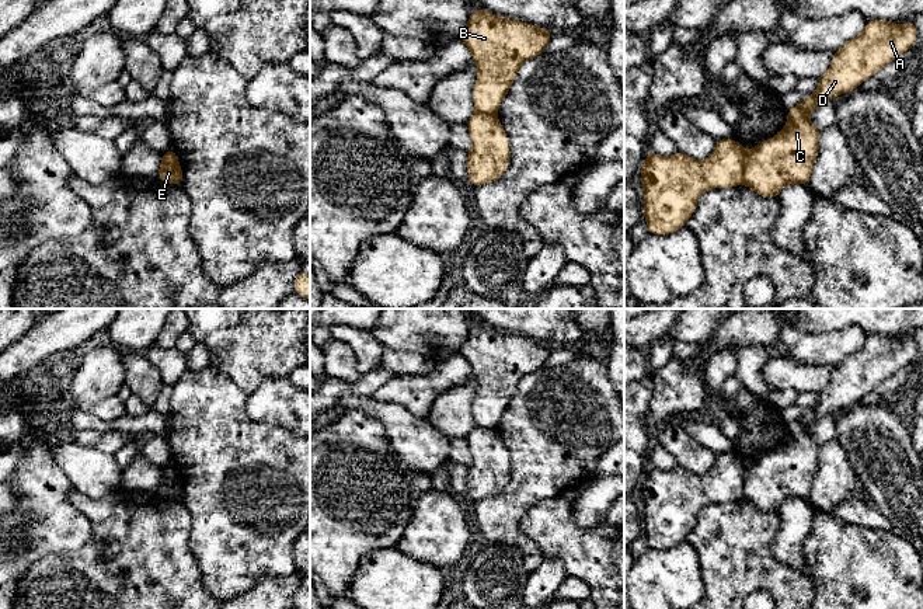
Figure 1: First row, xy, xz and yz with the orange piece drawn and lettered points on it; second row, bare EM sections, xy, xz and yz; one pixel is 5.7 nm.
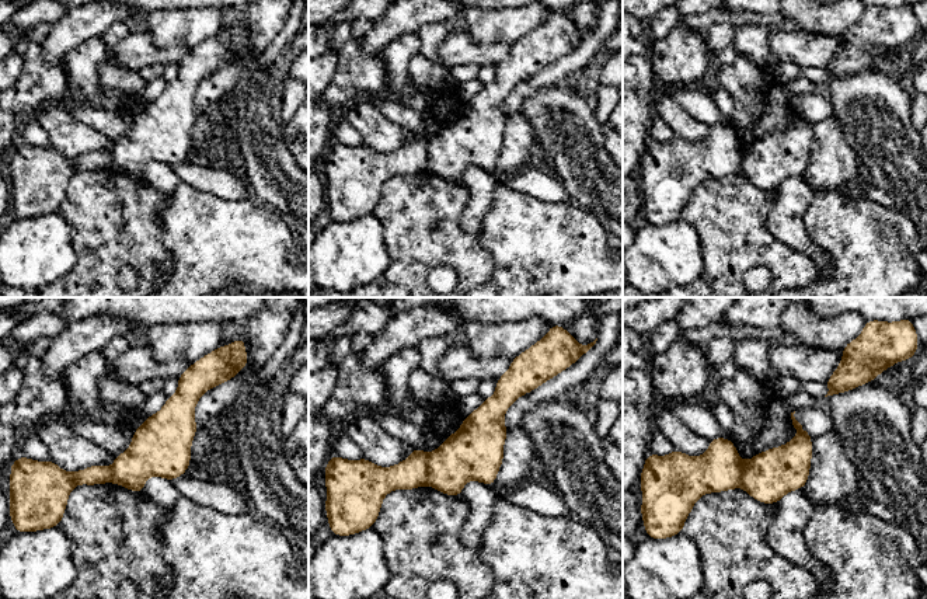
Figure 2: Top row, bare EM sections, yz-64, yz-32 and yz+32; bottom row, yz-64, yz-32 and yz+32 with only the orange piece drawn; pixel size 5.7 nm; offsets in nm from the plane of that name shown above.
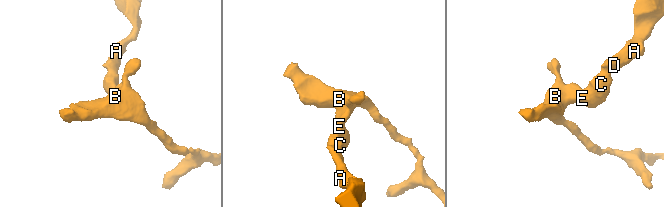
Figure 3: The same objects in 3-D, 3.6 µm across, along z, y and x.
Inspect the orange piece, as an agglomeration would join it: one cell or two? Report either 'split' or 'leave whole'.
split

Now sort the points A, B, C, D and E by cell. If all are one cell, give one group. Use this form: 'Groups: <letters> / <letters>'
Groups: A C D E / B

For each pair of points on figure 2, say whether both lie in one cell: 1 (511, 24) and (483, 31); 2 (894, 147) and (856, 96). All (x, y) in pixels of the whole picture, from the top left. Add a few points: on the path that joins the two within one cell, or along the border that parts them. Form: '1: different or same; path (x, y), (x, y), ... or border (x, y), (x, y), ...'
1: same; path (504, 25), (490, 25)
2: same; path (881, 135), (874, 114), (868, 108)

